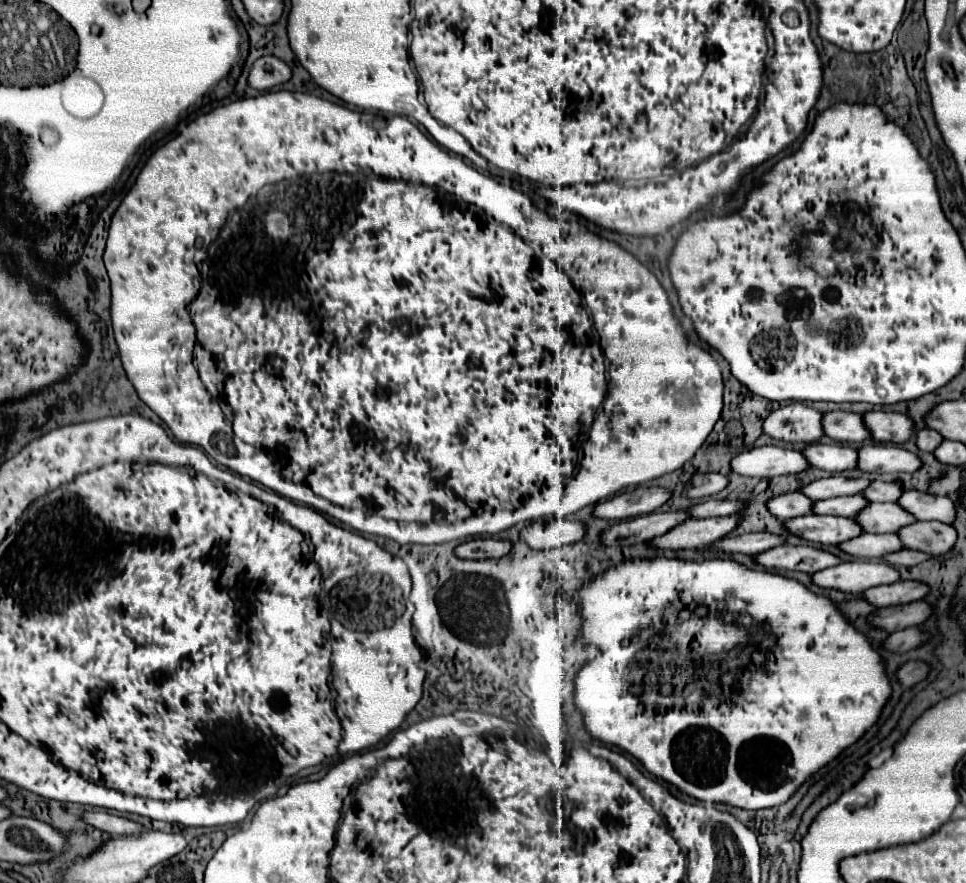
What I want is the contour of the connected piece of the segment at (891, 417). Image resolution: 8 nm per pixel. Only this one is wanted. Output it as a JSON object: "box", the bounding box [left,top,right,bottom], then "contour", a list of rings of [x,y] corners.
{"box":[863,410,915,444],"contour":[[[873,410],[863,414],[867,428],[873,434],[873,440],[887,444],[903,444],[915,436],[915,424],[899,412]]]}

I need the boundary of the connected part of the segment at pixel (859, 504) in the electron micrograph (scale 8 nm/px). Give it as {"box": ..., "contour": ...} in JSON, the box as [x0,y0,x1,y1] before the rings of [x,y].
{"box":[813,494,867,510],"contour":[[[863,494],[855,496],[843,496],[843,498],[829,498],[829,500],[819,500],[813,504],[813,510],[863,510],[867,508],[867,498]]]}

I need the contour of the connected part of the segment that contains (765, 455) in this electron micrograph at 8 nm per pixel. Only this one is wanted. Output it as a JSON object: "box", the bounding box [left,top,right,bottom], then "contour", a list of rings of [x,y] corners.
{"box":[731,446,811,478],"contour":[[[761,446],[749,452],[743,452],[731,460],[731,468],[743,476],[759,476],[759,478],[775,478],[787,474],[799,474],[811,464],[799,450],[777,448],[777,446]]]}

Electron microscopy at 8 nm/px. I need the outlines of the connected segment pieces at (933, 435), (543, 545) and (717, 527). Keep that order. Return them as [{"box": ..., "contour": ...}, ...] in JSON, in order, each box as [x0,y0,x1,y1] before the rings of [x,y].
[{"box":[917,428,943,452],"contour":[[[923,428],[917,432],[917,446],[925,452],[935,452],[935,448],[943,442],[943,436],[935,432],[933,428]]]},{"box":[521,518,587,550],"contour":[[[555,518],[549,522],[529,524],[527,528],[523,528],[521,536],[531,548],[547,550],[547,548],[557,548],[557,546],[579,542],[585,536],[585,532],[587,532],[587,526],[583,522]]]},{"box":[653,516,739,548],"contour":[[[723,516],[723,518],[691,518],[667,534],[653,538],[653,544],[659,548],[691,548],[691,546],[703,546],[703,544],[713,544],[721,538],[725,538],[729,532],[735,530],[739,524],[739,516]]]}]

